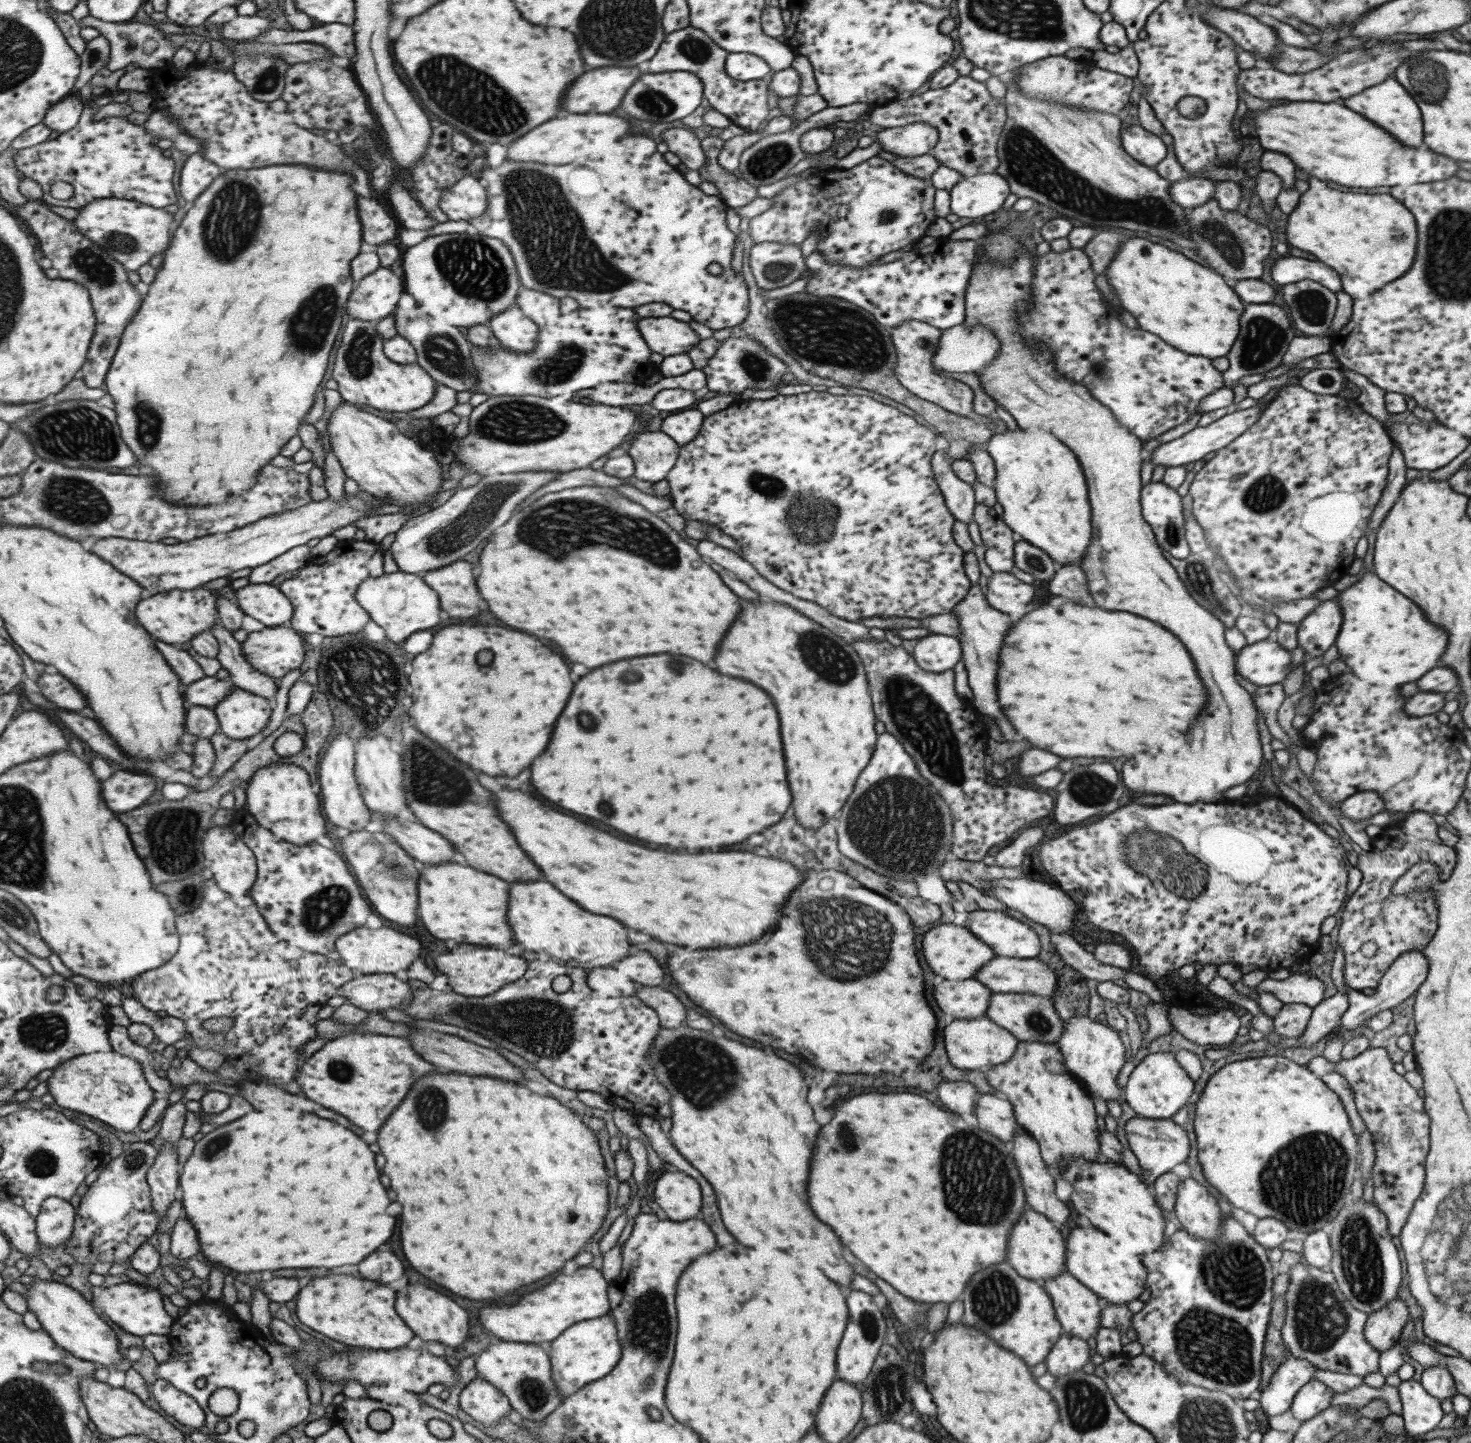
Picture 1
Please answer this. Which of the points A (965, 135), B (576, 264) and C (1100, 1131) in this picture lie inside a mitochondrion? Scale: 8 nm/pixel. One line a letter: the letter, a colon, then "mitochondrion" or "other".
A: other
B: mitochondrion
C: other

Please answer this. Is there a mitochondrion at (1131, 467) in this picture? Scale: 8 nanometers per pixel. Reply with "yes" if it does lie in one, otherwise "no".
no

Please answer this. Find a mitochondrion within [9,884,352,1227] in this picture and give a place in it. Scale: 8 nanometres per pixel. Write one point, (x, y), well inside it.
(45, 1032)

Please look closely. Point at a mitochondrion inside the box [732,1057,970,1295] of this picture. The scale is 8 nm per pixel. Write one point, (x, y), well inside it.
(847, 1140)

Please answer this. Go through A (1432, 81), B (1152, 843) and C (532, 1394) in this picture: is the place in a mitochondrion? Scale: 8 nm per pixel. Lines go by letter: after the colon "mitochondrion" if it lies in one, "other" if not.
A: mitochondrion
B: mitochondrion
C: mitochondrion

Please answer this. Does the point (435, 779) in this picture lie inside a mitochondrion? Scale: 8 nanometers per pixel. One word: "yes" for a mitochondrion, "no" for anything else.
yes

